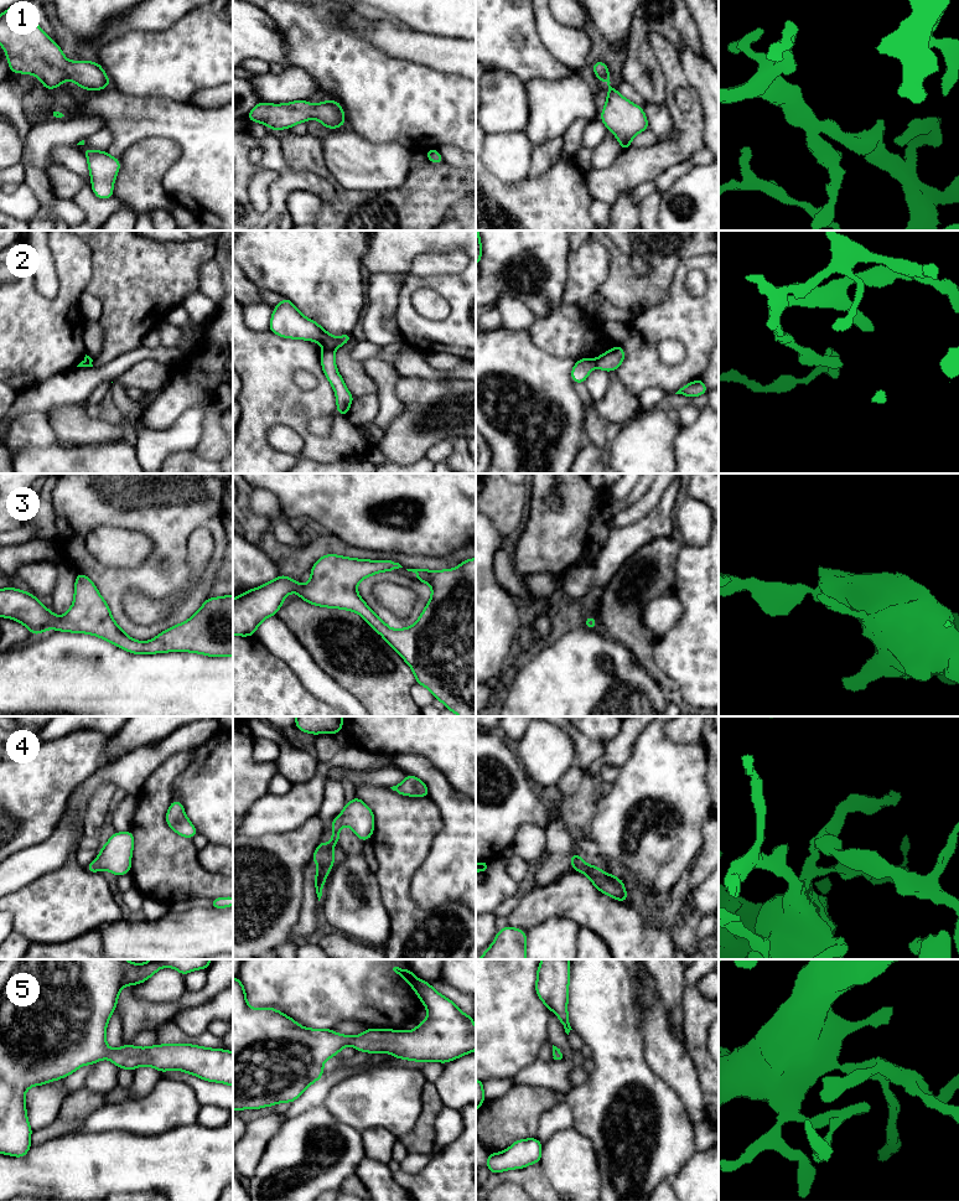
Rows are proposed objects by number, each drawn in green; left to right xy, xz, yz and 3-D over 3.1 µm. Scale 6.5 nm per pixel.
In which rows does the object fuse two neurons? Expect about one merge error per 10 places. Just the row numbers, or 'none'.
2

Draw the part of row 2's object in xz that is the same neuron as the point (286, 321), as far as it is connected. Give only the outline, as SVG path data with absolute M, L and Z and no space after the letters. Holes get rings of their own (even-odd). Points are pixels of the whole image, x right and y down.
M287 297L274 306L269 330L284 338L318 342L323 350L337 350L353 338L352 333L333 337L317 322L305 317Z

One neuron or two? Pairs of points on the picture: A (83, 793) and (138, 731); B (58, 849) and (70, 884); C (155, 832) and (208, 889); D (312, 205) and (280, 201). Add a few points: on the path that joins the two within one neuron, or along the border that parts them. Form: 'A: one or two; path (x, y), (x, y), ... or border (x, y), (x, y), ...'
A: two; border (105, 760), (110, 761)
B: two; border (73, 854), (60, 868), (45, 873), (37, 879)
C: one; path (165, 845), (195, 875)
D: two; border (316, 195), (294, 190), (288, 198), (290, 217)

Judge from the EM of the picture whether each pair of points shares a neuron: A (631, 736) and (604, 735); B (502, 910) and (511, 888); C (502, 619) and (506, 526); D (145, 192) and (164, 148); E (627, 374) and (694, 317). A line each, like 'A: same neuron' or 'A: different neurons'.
A: different neurons
B: different neurons
C: different neurons
D: same neuron
E: same neuron

